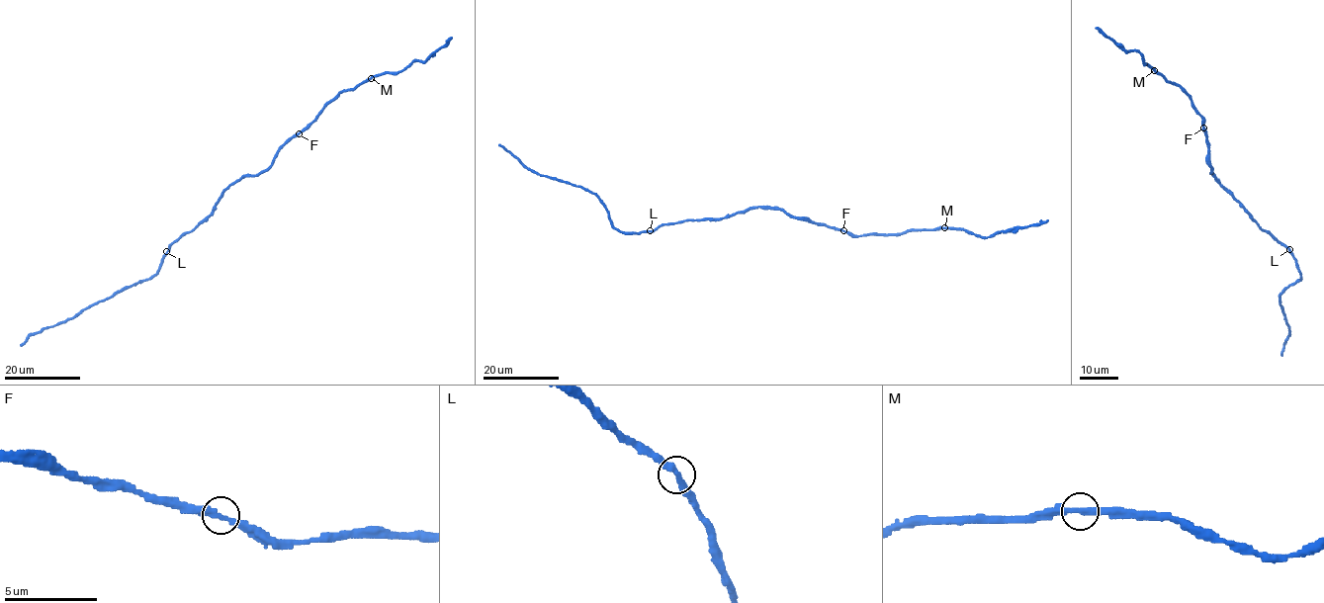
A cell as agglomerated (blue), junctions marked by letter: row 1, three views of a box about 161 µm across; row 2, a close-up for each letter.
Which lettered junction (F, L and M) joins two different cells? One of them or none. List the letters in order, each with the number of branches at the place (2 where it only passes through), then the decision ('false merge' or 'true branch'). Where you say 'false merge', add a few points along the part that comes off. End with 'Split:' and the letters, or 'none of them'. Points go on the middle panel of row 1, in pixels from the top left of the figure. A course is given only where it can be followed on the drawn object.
F: 2 | true branch
L: 2 | true branch
M: 2 | true branch
Split: none of them

